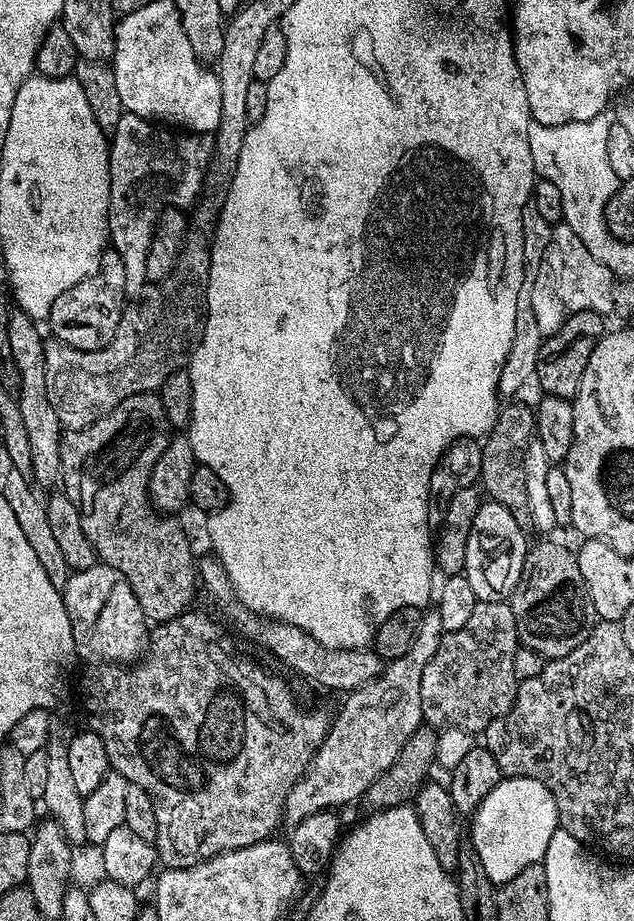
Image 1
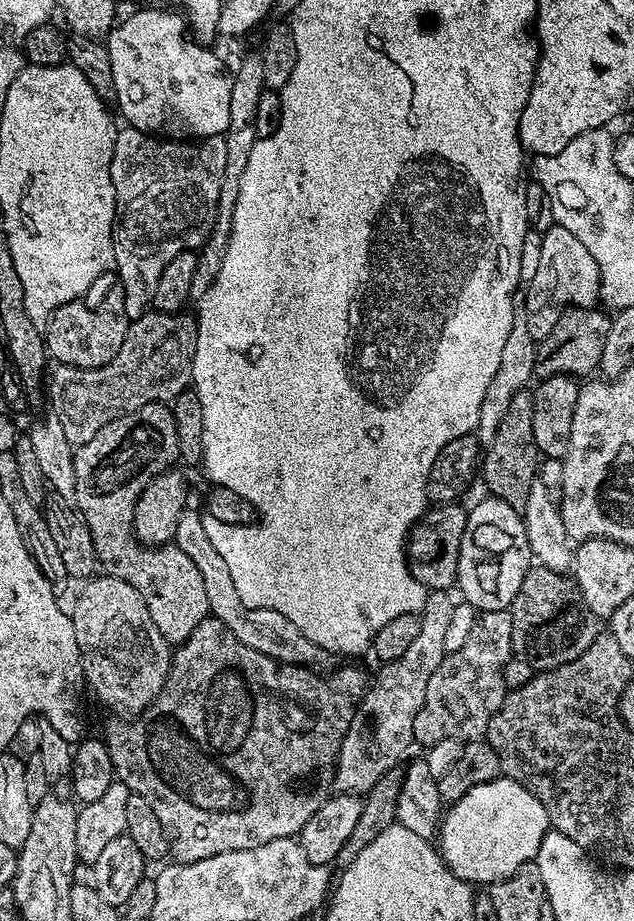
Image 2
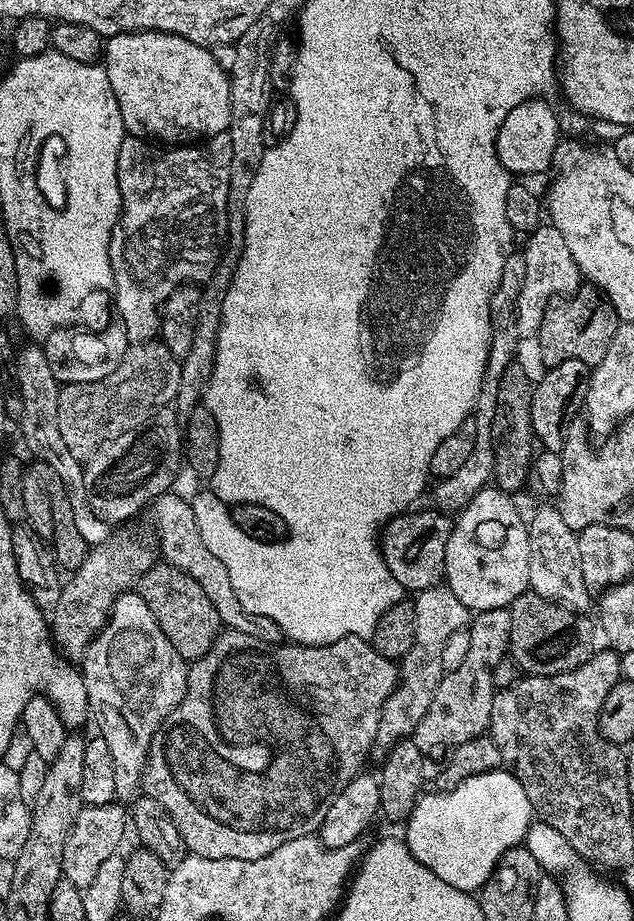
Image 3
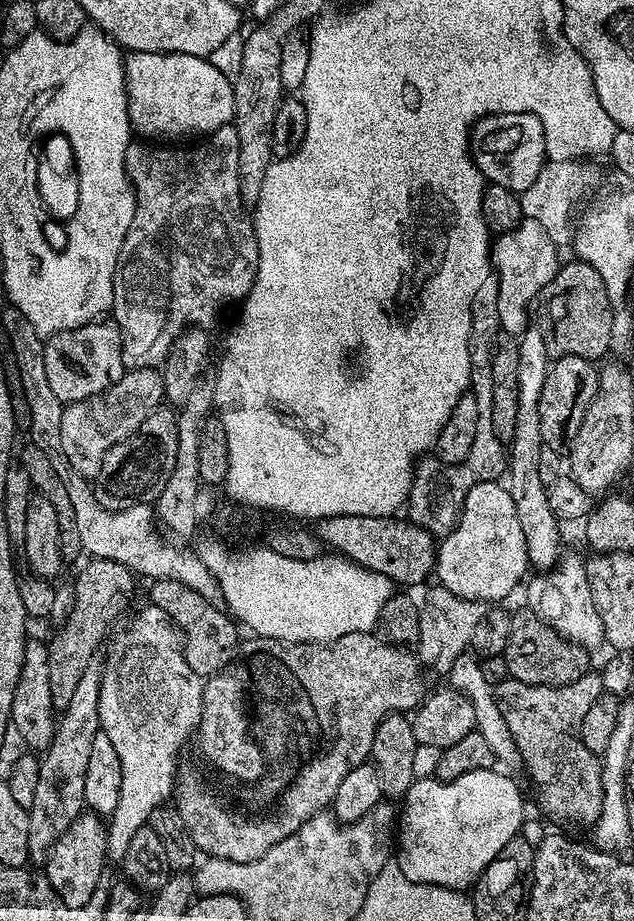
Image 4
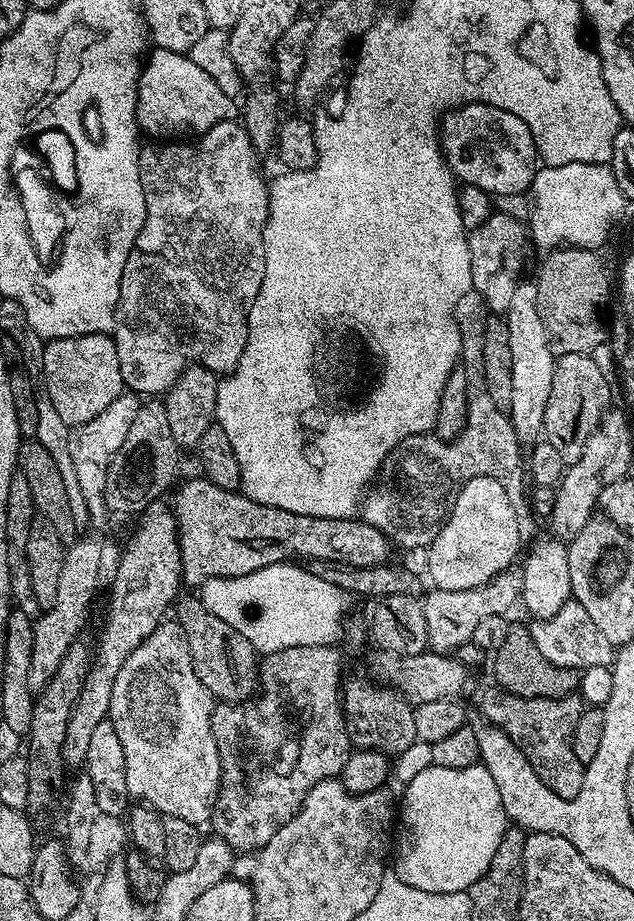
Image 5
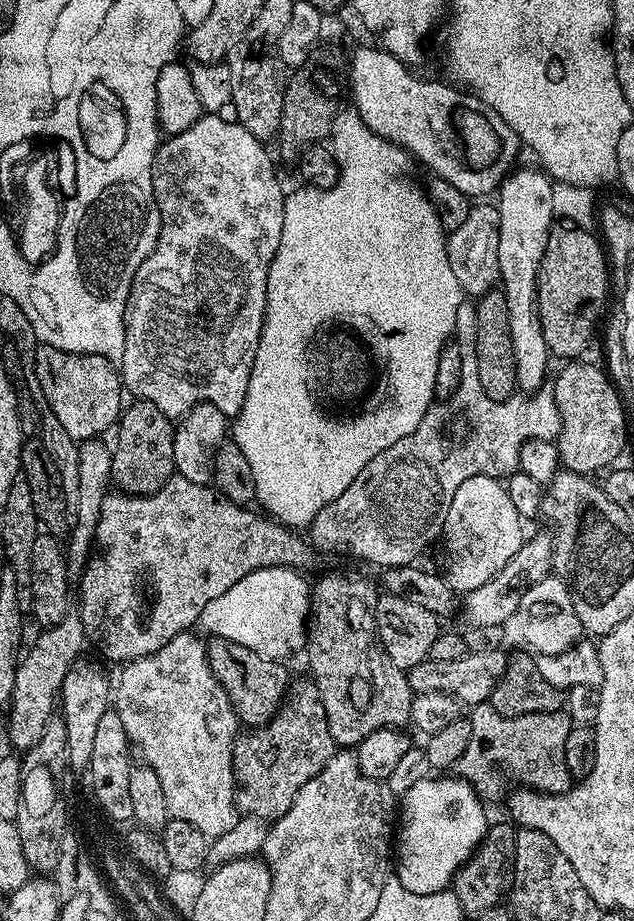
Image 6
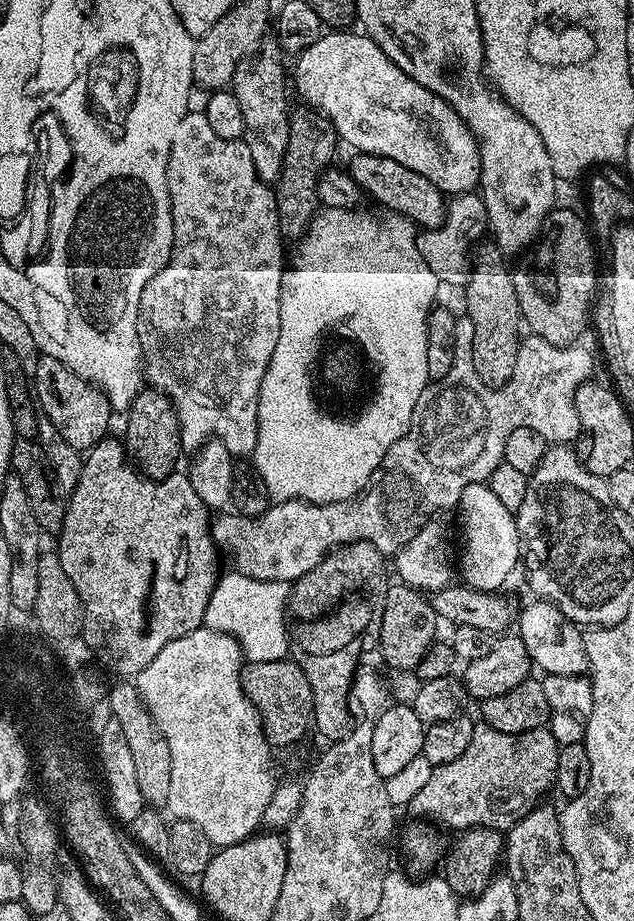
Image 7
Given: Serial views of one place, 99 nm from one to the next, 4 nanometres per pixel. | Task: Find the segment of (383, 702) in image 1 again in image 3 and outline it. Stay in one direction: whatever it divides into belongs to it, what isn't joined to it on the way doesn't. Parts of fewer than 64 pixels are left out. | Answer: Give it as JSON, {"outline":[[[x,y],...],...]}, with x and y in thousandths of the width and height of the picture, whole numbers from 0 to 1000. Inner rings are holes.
{"outline":[[[705,636],[674,638],[653,647],[653,701],[639,710],[628,721],[628,742],[609,758],[599,776],[599,792],[593,797],[591,811],[601,814],[618,812],[631,803],[640,803],[656,794],[659,784],[666,784],[672,771],[678,771],[678,762],[685,762],[685,749],[691,749],[691,740],[700,735],[697,723],[697,701],[710,688],[729,686],[741,676],[741,661],[729,658],[722,649]]]}

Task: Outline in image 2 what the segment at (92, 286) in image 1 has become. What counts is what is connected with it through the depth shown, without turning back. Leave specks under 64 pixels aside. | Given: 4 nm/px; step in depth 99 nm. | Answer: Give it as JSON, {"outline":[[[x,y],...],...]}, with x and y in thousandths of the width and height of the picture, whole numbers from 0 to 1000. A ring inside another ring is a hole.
{"outline":[[[183,306],[158,326],[153,334],[137,334],[134,327],[117,324],[88,333],[77,342],[68,357],[69,376],[88,395],[109,395],[118,400],[153,400],[167,397],[192,380],[199,358],[205,351],[199,341],[199,328],[192,311]]]}

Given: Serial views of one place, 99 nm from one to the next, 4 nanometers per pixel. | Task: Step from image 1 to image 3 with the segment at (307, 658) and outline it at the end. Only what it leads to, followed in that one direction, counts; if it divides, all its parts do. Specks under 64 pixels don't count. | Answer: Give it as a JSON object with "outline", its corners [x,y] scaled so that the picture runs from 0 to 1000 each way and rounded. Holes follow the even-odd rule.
{"outline":[[[278,532],[257,534],[240,544],[238,556],[240,569],[246,572],[246,582],[252,585],[249,599],[257,611],[300,623],[300,628],[306,628],[306,632],[312,632],[312,636],[319,636],[325,649],[331,649],[331,658],[338,658],[338,662],[344,662],[349,679],[369,684],[382,684],[382,688],[394,688],[394,693],[407,693],[421,699],[438,699],[450,694],[450,688],[438,680],[438,675],[432,675],[426,671],[413,671],[413,667],[394,667],[394,662],[388,662],[382,658],[382,654],[375,654],[375,649],[369,645],[369,636],[363,636],[356,615],[350,615],[350,610],[344,610],[341,600],[331,597],[331,593],[325,593],[319,588],[317,577],[312,575],[306,557],[292,540],[284,540]]]}

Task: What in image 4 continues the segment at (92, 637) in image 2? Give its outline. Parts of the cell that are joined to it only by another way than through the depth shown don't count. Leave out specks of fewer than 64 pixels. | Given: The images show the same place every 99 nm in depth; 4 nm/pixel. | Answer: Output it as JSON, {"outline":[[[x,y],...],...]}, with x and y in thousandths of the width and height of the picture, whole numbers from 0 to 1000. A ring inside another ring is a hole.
{"outline":[[[235,655],[233,660],[227,660],[208,673],[208,679],[185,693],[175,696],[177,705],[170,708],[170,718],[162,718],[161,724],[161,749],[155,758],[155,780],[158,781],[158,794],[167,797],[167,801],[174,801],[174,806],[180,809],[180,815],[186,819],[186,827],[192,827],[192,866],[186,866],[186,879],[180,879],[180,884],[169,891],[170,900],[170,928],[183,936],[194,935],[199,927],[199,919],[205,919],[205,910],[211,910],[211,906],[218,906],[221,899],[229,898],[237,888],[237,884],[246,877],[260,876],[273,868],[278,848],[281,846],[281,833],[278,834],[278,824],[284,821],[284,815],[290,812],[290,807],[297,802],[304,802],[306,796],[315,789],[315,776],[322,770],[322,745],[319,736],[312,732],[306,732],[306,727],[300,727],[300,723],[293,723],[293,714],[287,702],[287,692],[273,678],[271,672],[257,664],[248,656]]]}

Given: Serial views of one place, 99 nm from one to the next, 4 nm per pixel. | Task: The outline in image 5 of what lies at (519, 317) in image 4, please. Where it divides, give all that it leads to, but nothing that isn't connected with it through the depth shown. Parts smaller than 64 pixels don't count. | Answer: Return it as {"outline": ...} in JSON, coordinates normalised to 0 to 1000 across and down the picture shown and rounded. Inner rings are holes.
{"outline":[[[789,228],[778,229],[767,241],[760,241],[760,245],[743,249],[738,266],[744,315],[760,321],[771,340],[800,340],[804,324],[811,324],[814,309],[823,304],[820,286],[826,282],[826,258],[830,263],[828,244],[820,244],[804,231]]]}

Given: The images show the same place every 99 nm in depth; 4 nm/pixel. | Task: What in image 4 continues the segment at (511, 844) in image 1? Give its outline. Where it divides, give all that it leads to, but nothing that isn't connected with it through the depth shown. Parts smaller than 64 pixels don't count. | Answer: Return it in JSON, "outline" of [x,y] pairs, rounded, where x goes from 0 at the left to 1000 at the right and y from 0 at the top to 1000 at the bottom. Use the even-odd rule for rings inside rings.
{"outline":[[[768,834],[729,840],[721,847],[651,846],[644,860],[634,865],[637,882],[628,886],[628,915],[621,921],[621,937],[647,958],[683,960],[699,964],[737,965],[749,961],[767,940],[822,902],[830,889],[826,869],[814,851],[793,837]]]}

